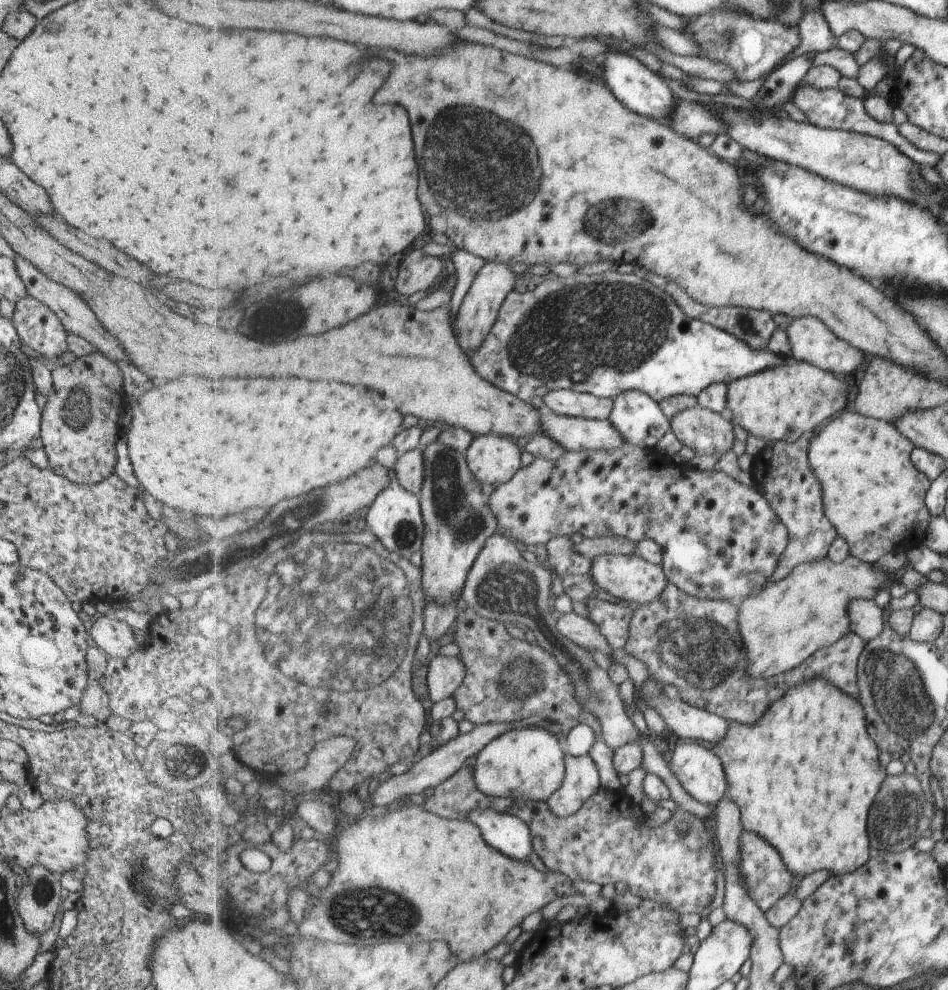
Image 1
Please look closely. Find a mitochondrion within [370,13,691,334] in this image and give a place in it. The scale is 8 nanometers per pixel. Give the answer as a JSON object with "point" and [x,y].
{"point":[480,168]}

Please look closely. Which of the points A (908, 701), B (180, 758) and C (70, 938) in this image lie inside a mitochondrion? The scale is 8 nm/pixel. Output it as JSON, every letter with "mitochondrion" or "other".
{"A":"mitochondrion","B":"mitochondrion","C":"other"}

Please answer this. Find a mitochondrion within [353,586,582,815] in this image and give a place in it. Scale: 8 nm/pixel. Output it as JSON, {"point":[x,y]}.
{"point":[523,681]}

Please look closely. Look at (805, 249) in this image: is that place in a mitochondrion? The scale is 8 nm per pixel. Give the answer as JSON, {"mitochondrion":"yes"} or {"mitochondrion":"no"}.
{"mitochondrion":"no"}

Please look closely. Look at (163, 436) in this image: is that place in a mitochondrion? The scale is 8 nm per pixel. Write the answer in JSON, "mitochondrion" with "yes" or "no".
{"mitochondrion":"no"}

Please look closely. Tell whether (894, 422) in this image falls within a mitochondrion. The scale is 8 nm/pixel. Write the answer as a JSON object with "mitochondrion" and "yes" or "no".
{"mitochondrion":"no"}

